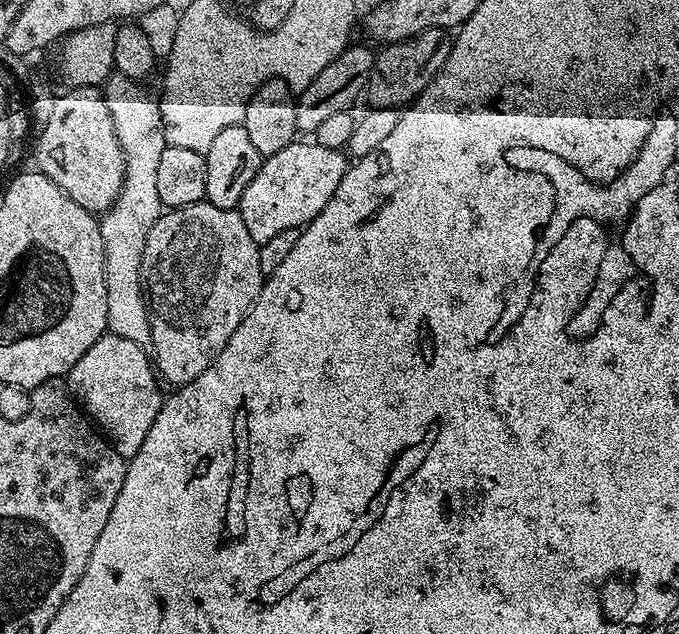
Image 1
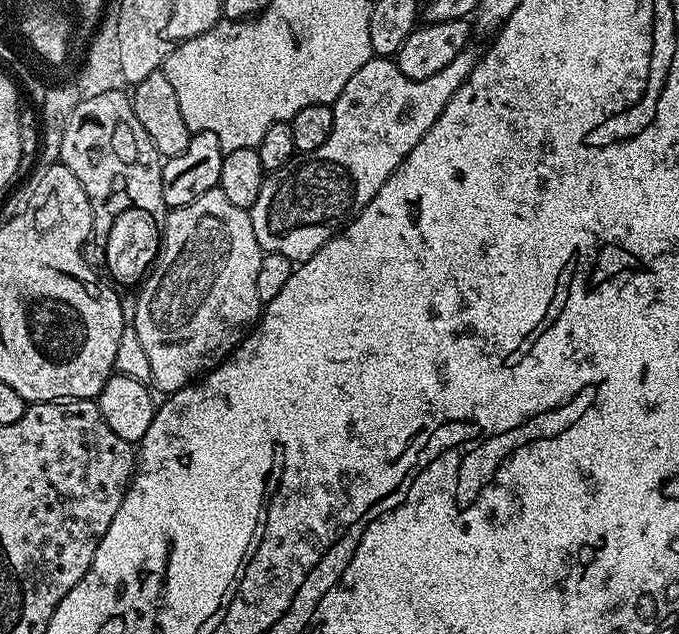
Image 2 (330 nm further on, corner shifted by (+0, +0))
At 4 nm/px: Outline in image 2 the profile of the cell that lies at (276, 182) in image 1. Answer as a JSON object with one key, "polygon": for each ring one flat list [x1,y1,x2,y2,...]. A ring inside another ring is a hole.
{"polygon":[[466,46,438,74,430,74,430,78,411,80,402,74,402,70,392,58,373,58,346,82,342,94,332,103,334,114,334,130,330,130,330,138,316,152,297,155,289,164,276,172,269,172,264,177,262,190,258,190,258,202,250,209,254,238,258,238,264,252,282,254,294,262,303,262,318,251,329,238,354,220,382,190,386,178,394,174,394,170,418,146,418,142,434,126,438,114,450,102,450,98,462,86,462,82,474,70,478,52,472,46]]}

